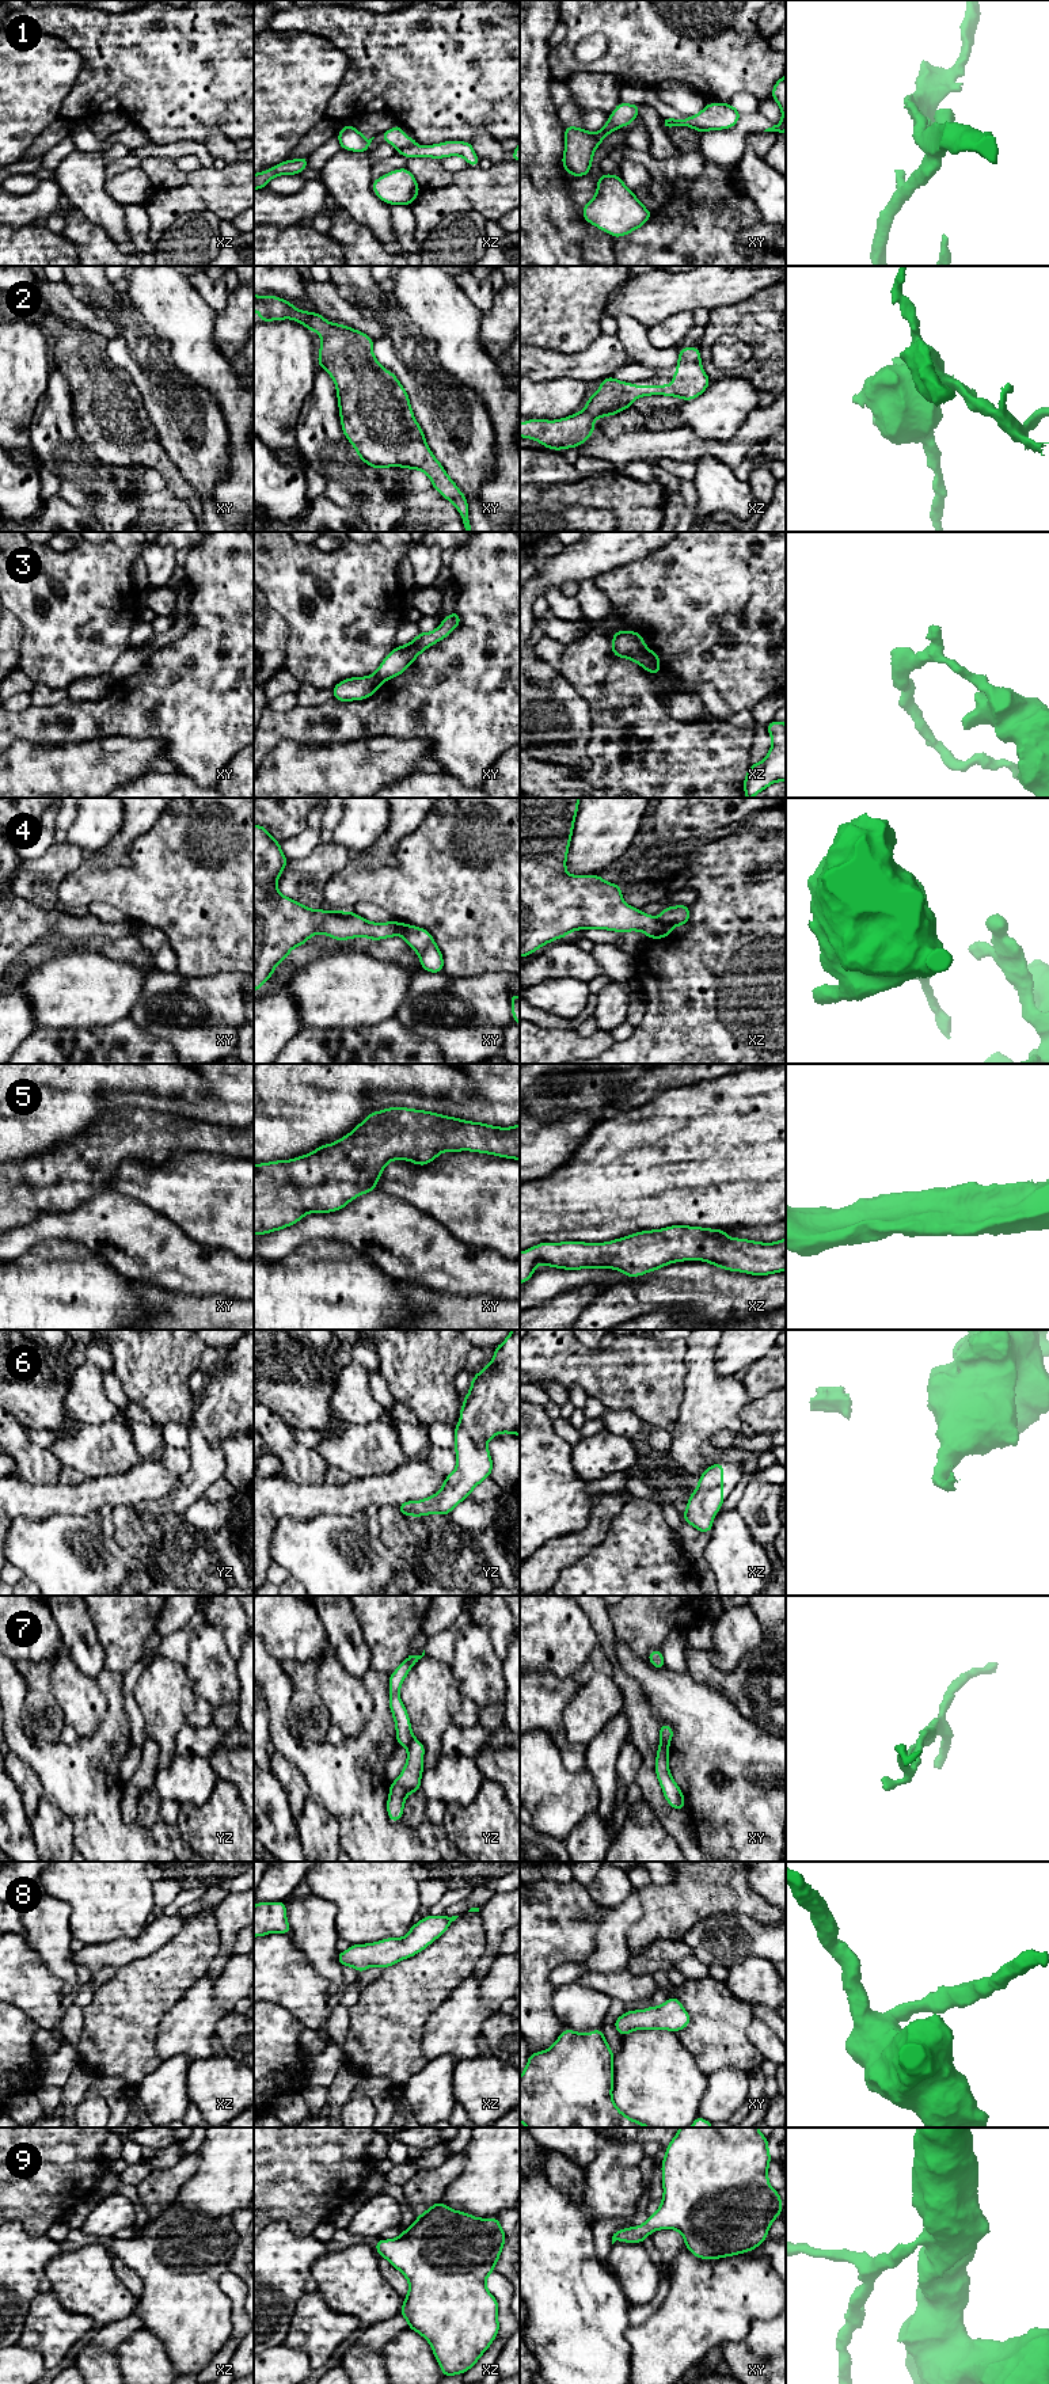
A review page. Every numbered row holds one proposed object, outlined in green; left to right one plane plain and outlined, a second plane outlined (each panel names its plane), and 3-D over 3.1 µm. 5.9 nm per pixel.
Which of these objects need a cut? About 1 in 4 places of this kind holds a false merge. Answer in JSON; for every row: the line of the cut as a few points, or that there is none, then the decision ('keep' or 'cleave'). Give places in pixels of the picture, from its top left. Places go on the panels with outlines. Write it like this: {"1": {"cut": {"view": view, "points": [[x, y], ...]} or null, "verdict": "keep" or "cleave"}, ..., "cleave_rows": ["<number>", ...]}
{"1": {"cut": {"view": "xz", "points": [[413, 145], [396, 149]]}, "verdict": "cleave"}, "2": {"cut": null, "verdict": "keep"}, "3": {"cut": {"view": "xz", "points": [[646, 649], [641, 664]]}, "verdict": "cleave"}, "4": {"cut": {"view": "xz", "points": [[657, 919], [672, 927]]}, "verdict": "cleave"}, "5": {"cut": null, "verdict": "keep"}, "6": {"cut": null, "verdict": "keep"}, "7": {"cut": {"view": "yz", "points": [[414, 1738], [407, 1746]]}, "verdict": "cleave"}, "8": {"cut": null, "verdict": "keep"}, "9": {"cut": null, "verdict": "keep"}, "cleave_rows": ["1", "3", "4", "7"]}

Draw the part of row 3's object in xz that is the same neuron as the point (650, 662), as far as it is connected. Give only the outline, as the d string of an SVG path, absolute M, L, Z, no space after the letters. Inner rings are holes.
M646 649L642 668L651 674L658 674L661 668L660 655L655 651Z

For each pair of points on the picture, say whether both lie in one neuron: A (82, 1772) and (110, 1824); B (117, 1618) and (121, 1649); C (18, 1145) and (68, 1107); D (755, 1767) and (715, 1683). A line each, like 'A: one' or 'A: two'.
A: one
B: one
C: one
D: two

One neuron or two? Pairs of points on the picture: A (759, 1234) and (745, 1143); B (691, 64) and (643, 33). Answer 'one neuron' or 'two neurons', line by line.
A: two neurons
B: one neuron

